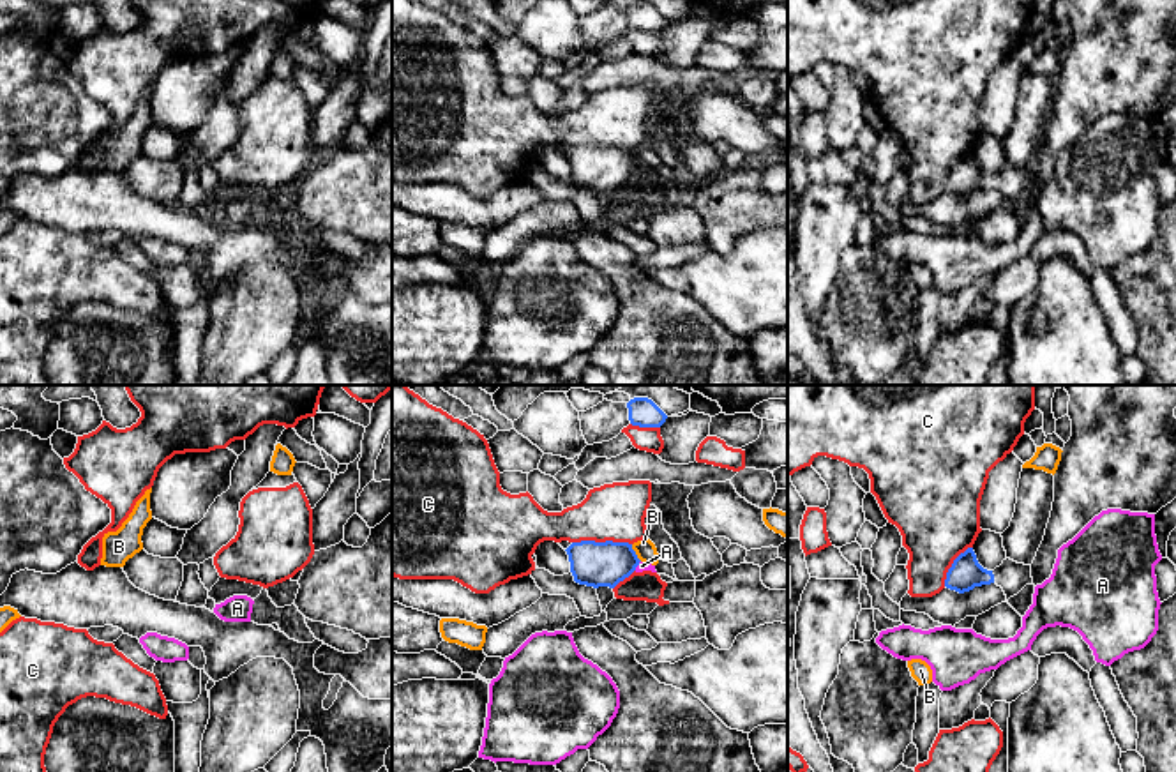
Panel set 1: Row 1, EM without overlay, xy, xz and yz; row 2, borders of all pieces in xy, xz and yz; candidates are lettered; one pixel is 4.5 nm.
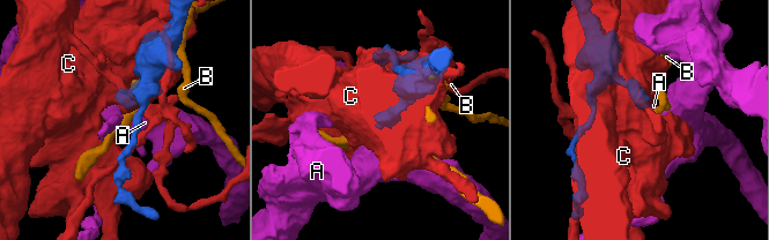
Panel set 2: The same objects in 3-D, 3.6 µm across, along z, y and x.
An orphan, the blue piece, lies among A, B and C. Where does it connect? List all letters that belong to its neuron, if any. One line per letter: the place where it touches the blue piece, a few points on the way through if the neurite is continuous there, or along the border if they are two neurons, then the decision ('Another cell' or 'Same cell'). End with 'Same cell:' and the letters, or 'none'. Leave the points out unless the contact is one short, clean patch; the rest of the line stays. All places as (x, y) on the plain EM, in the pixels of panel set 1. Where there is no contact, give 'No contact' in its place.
A: Touches blue at xz (638, 168). Boundary: xz (640, 165), (634, 174). Another cell
B: Touches blue at xz (634, 158). Another cell
C: Touches blue at xz (603, 147). Another cell
Same cell: none

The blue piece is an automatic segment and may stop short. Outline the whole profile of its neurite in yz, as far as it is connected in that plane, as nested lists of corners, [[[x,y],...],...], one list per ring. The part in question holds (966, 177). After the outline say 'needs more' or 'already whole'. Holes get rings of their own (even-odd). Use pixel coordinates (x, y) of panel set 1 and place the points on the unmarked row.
[[[968,152],[954,164],[945,184],[945,191],[959,198],[991,187],[1001,191],[1008,205],[1010,201],[1017,200],[1026,189],[1033,187],[1031,170],[1017,168],[1006,163],[994,175],[987,175],[978,168],[973,152]]] | needs more

